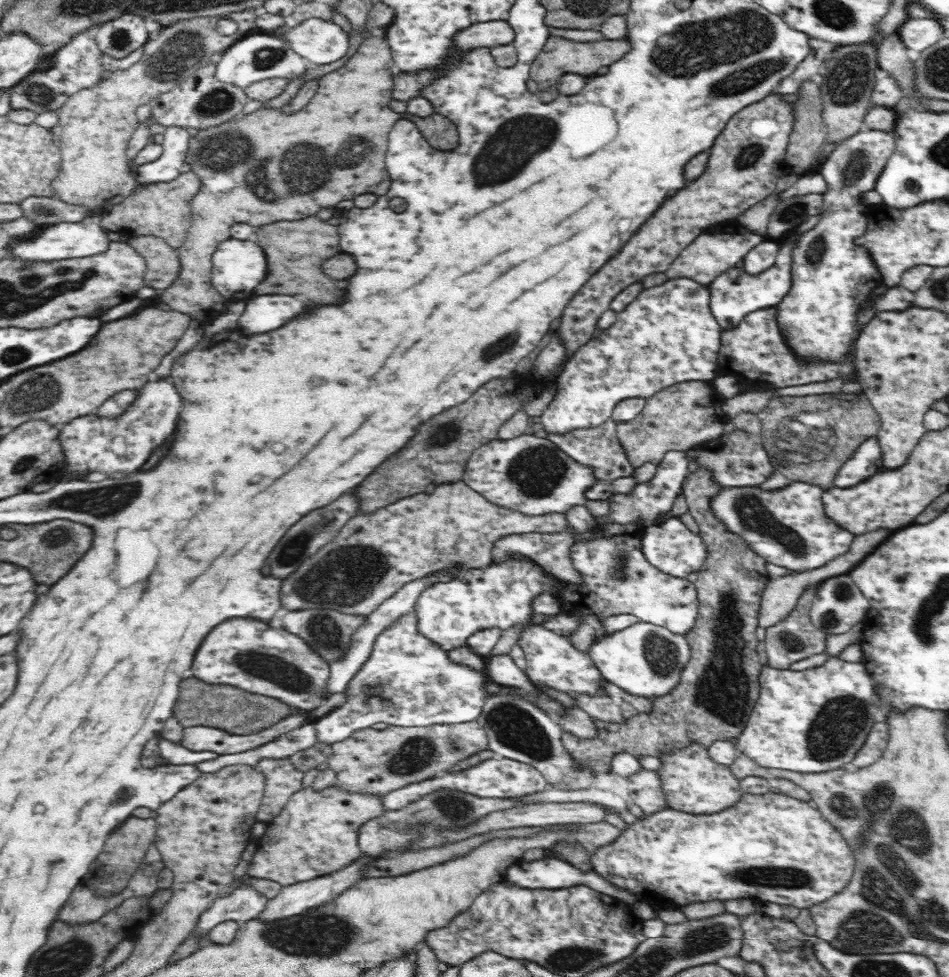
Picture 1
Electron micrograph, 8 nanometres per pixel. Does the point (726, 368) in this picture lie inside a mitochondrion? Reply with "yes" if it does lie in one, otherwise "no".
no

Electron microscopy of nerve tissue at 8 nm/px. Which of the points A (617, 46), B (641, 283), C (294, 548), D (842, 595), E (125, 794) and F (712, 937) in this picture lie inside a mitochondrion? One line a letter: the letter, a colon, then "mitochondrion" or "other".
A: other
B: other
C: mitochondrion
D: mitochondrion
E: mitochondrion
F: mitochondrion

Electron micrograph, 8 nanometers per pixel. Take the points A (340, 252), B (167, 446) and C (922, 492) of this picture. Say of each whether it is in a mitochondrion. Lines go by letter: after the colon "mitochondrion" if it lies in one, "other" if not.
A: other
B: other
C: other

